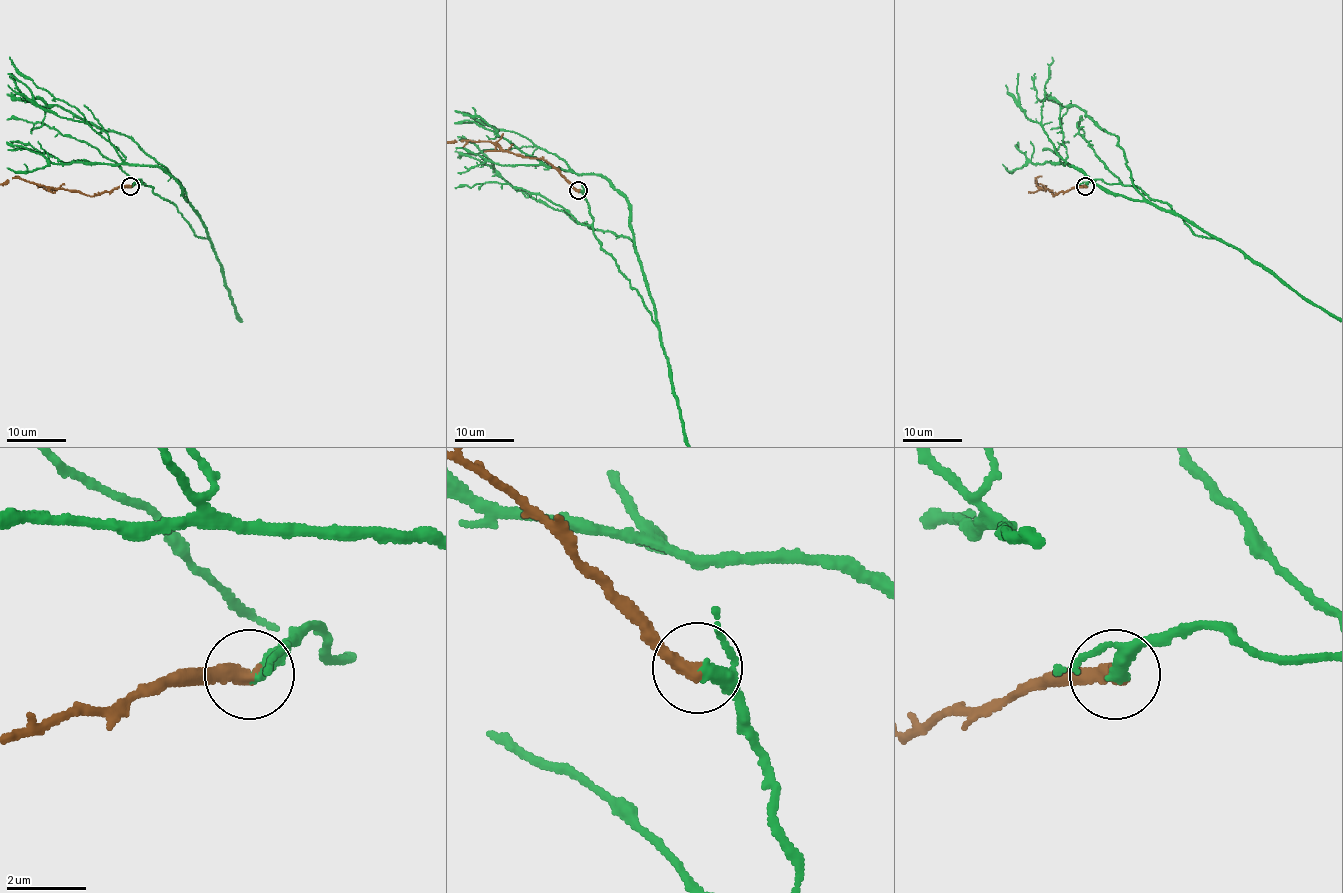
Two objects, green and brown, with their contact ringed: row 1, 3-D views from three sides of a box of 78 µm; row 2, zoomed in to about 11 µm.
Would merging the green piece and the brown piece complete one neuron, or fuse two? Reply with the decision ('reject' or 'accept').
accept

